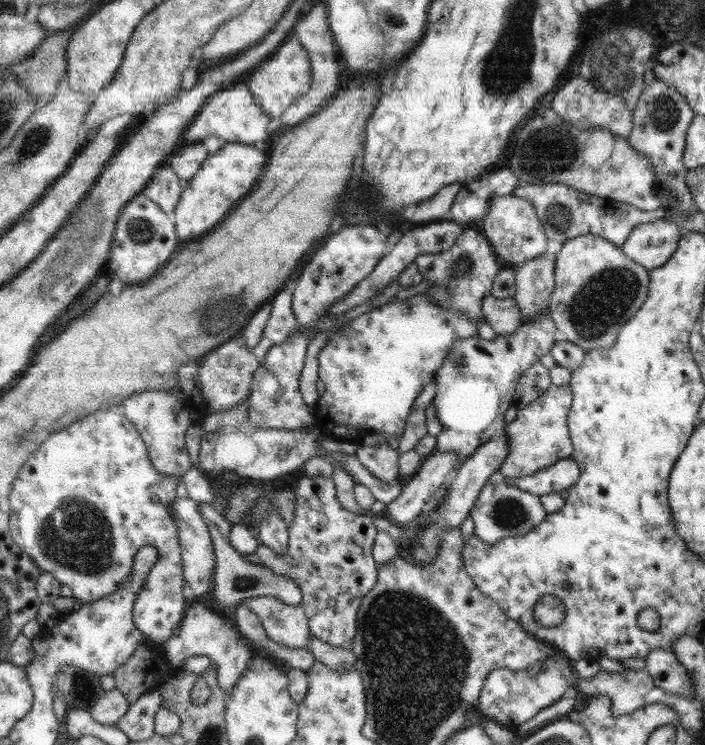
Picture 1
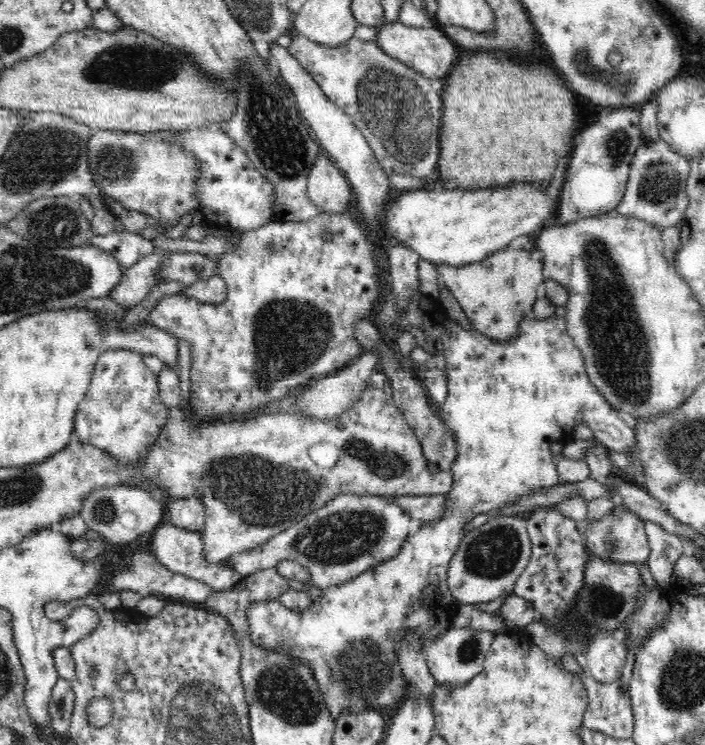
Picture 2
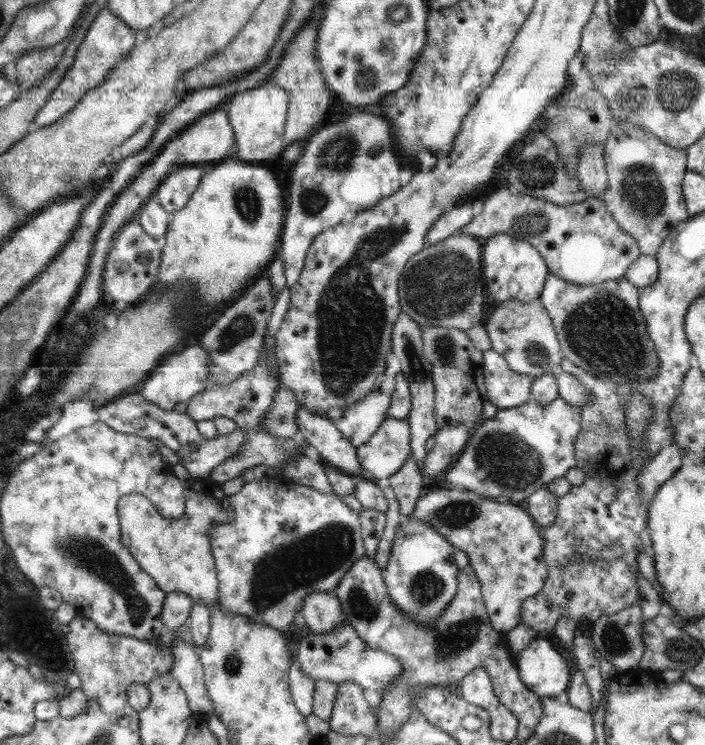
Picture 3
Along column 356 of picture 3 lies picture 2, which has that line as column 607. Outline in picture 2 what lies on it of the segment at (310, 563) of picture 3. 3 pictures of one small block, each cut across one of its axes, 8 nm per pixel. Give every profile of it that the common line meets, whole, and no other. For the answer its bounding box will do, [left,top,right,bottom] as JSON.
[586,503,651,563]

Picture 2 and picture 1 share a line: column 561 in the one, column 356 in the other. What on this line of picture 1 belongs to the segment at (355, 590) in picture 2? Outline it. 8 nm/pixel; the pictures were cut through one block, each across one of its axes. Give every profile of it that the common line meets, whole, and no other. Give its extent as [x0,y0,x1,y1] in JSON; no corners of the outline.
[312,294,478,443]

